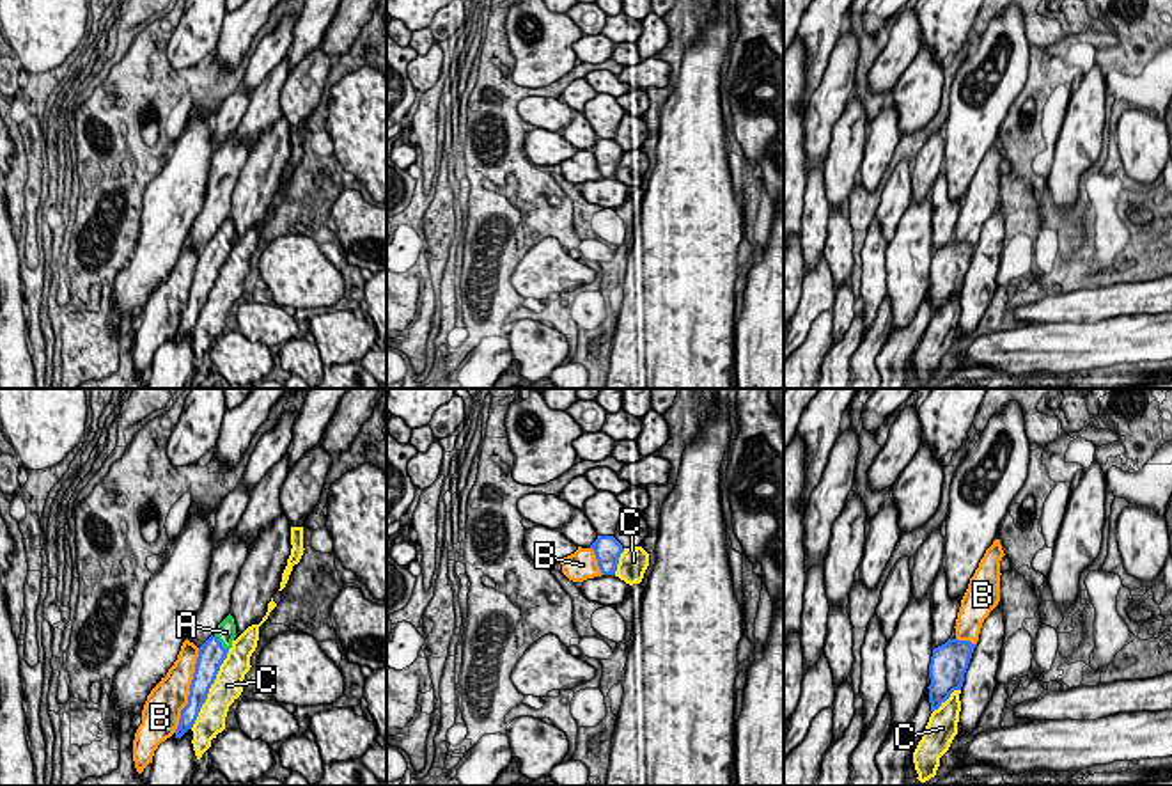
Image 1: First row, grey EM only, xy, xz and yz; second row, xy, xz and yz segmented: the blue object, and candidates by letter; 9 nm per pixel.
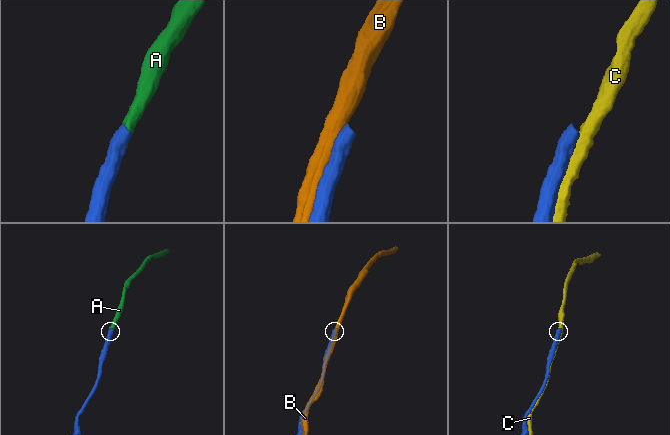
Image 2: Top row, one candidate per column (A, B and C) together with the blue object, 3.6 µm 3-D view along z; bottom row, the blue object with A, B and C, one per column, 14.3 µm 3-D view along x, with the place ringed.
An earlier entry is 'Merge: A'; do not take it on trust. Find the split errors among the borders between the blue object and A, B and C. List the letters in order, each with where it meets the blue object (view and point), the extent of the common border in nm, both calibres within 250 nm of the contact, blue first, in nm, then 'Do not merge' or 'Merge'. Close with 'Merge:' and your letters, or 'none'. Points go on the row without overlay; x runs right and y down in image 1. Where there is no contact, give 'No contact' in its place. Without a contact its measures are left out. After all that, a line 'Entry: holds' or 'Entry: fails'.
A: Touches blue at xy (220, 245). Shared border 200 nm. Thickness 240 nm (blue) against 190 nm. Merge
B: Touches blue at xy (190, 293). Shared border 800 nm. Thickness 220 nm (blue) against 320 nm. Do not merge
C: Touches blue at xy (210, 290). Shared border 800 nm. Thickness 220 nm (blue) against 260 nm. Do not merge
Merge: A
Entry: holds

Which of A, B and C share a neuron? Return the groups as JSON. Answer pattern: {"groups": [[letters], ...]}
{"groups": [["A"], ["B"], ["C"]]}

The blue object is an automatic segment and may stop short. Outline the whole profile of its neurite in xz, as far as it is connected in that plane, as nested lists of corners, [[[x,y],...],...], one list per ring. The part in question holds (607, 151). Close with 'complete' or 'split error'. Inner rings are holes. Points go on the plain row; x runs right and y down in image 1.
[[[598,138],[590,151],[596,156],[601,176],[615,177],[619,160],[624,154],[622,147],[613,138]]]; complete

